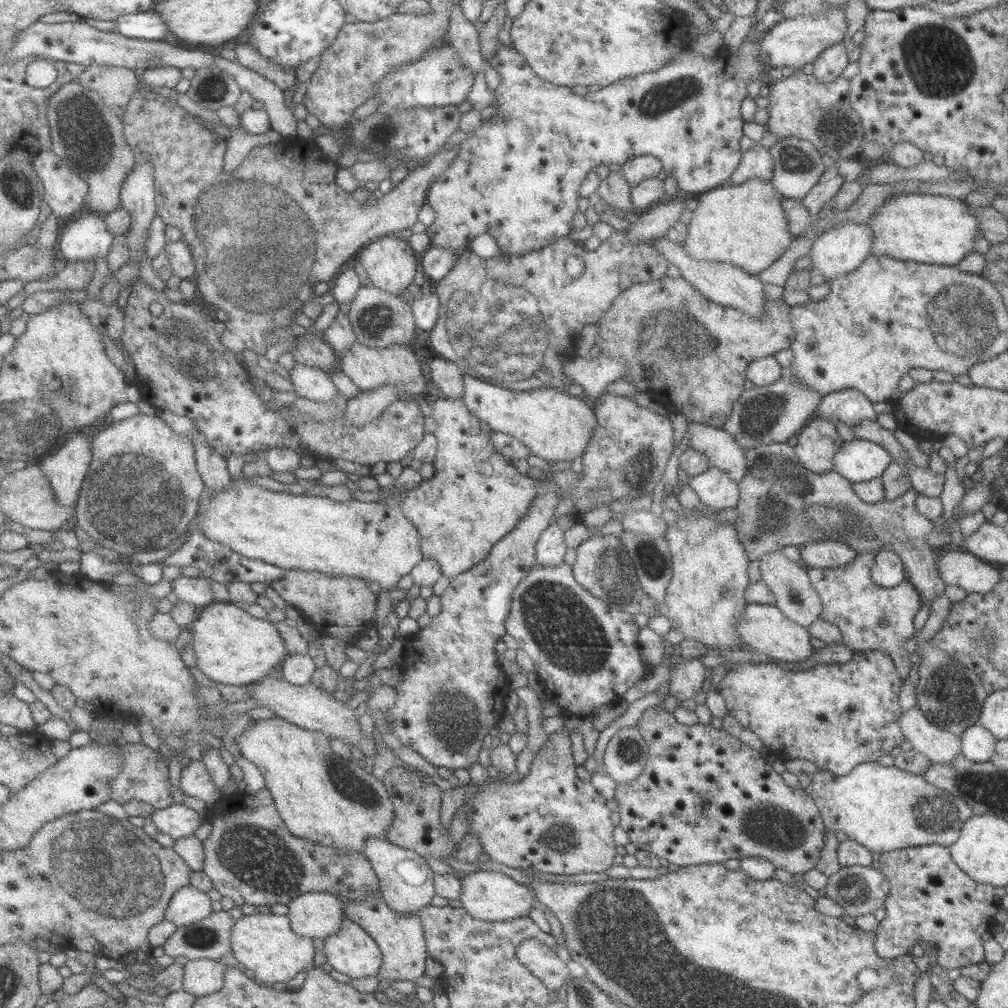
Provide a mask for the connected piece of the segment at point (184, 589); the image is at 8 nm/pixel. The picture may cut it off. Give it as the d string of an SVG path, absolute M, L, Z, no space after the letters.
M179 576L174 581L172 596L174 599L189 602L200 609L215 602L215 592L209 579L205 577Z

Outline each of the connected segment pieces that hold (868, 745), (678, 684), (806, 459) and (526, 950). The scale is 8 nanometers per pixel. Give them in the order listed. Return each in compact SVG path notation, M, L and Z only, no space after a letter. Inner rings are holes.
M863 650L855 651L851 656L851 660L845 662L845 664L815 664L811 670L785 670L781 666L775 664L751 664L751 662L743 662L743 664L731 665L730 670L721 679L716 691L724 698L726 706L726 714L732 717L732 719L747 732L751 732L757 735L757 738L762 742L764 746L768 746L772 753L781 759L783 762L791 760L792 758L803 759L809 762L814 762L822 770L832 772L834 775L843 776L847 774L855 765L862 762L873 762L877 758L881 758L884 754L889 755L889 751L895 748L901 742L904 741L901 728L898 721L901 718L900 709L898 703L898 694L900 691L901 678L897 675L891 658L883 652L883 650Z
M695 658L677 664L669 673L668 694L678 701L692 698L705 680L705 671L706 667Z
M812 417L792 440L798 461L816 473L832 470L832 456L842 445L833 422Z
M535 938L524 940L517 949L517 956L550 991L563 988L563 984L570 978L567 963L557 956L552 946L541 940Z

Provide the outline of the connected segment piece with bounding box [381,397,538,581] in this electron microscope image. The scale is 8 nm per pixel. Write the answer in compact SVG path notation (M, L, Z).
M434 398L430 400L430 404L437 424L434 433L438 438L438 451L433 463L436 473L431 479L422 481L406 493L401 491L393 497L385 495L385 500L381 503L397 505L405 511L420 530L424 558L436 560L441 565L444 576L453 581L487 558L496 543L515 530L536 499L538 480L527 474L520 474L511 458L499 457L493 427L477 418L462 398Z

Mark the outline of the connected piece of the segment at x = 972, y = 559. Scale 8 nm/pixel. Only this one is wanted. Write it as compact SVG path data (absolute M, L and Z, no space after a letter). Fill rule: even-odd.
M965 550L945 552L935 557L934 563L946 586L957 586L968 594L985 594L1001 582L1001 566L983 562Z

